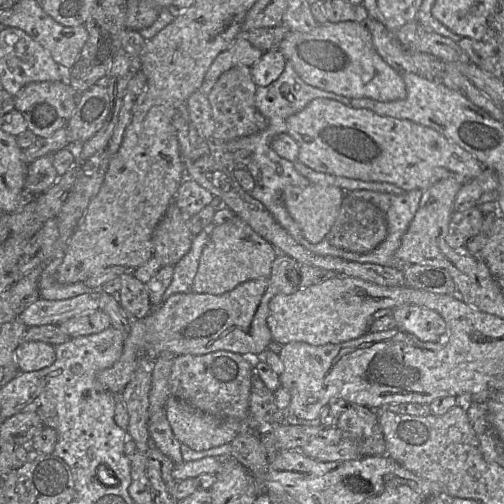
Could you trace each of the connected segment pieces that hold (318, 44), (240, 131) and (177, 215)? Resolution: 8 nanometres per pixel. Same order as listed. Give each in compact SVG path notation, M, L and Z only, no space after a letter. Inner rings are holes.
M326 22L307 33L288 31L279 50L304 82L324 91L349 99L368 97L382 102L402 100L407 96L402 74L378 54L365 23Z
M245 65L235 66L220 76L207 95L215 123L215 130L211 138L214 146L221 146L235 138L252 135L268 126L267 119L255 106L256 88L251 68Z
M172 202L157 224L152 236L153 256L161 266L175 266L190 250L194 236L185 217Z

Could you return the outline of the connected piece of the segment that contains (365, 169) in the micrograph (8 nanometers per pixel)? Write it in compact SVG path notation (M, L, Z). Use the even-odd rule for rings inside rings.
M314 99L304 109L291 115L286 124L287 133L299 144L298 161L321 173L366 182L386 182L410 191L425 190L446 178L465 184L479 176L484 168L469 152L433 128L408 119L381 116L368 109L345 105L335 99Z

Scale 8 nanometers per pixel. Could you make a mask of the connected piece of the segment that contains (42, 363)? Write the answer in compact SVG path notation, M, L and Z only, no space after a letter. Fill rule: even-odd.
M22 341L14 356L20 372L38 371L53 364L55 346L41 341Z

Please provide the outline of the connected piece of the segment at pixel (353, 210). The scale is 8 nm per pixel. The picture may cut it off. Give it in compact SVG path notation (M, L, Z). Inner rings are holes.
M346 194L326 239L335 247L366 253L385 240L387 231L386 217L377 206Z

